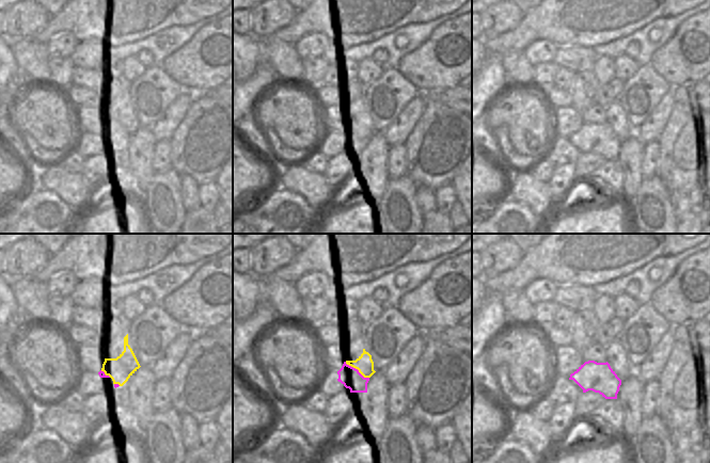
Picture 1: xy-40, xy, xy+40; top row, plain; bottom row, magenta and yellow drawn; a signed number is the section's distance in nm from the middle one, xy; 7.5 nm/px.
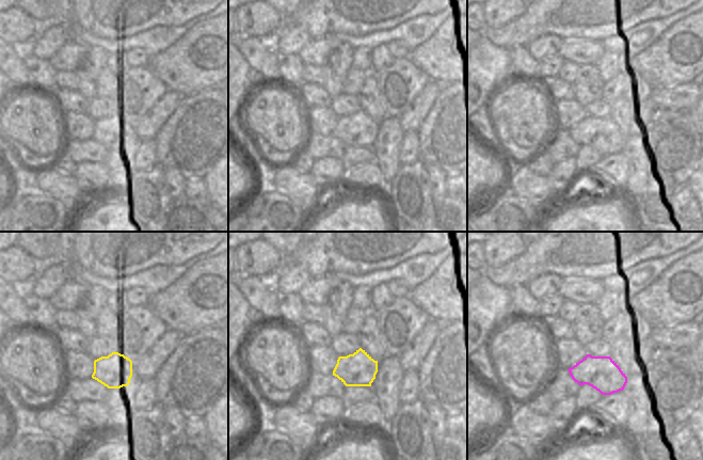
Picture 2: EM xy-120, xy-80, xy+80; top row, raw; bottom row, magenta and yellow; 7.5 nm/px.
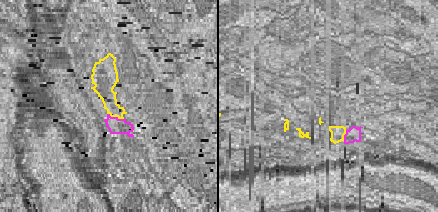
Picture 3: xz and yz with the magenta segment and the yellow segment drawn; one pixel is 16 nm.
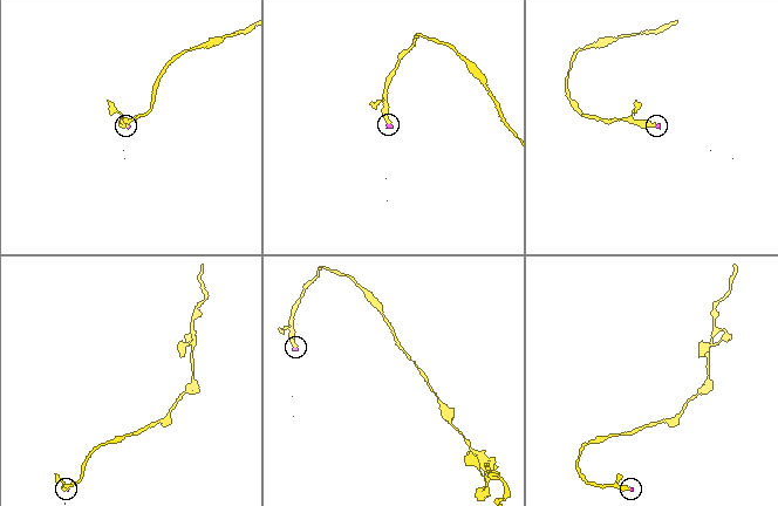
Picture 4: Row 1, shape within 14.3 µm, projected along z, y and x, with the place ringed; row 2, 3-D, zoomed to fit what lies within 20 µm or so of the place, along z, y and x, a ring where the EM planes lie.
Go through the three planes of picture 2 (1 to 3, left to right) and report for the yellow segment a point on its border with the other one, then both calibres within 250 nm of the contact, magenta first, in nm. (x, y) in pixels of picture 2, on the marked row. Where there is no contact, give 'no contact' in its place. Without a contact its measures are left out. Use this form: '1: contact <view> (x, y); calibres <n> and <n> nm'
1: no contact
2: no contact
3: no contact

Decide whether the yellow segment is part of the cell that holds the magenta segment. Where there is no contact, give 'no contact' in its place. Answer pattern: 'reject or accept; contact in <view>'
accept; contact in xy

